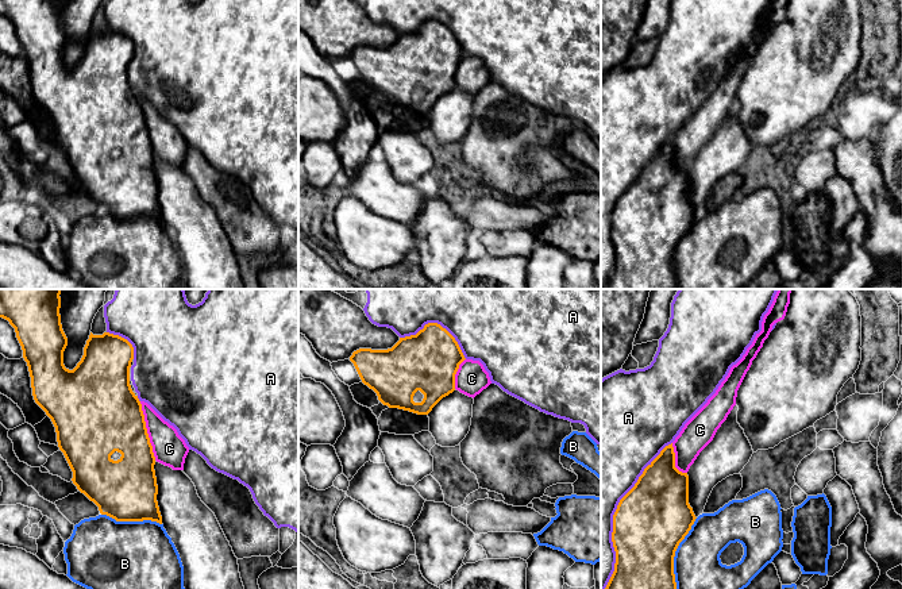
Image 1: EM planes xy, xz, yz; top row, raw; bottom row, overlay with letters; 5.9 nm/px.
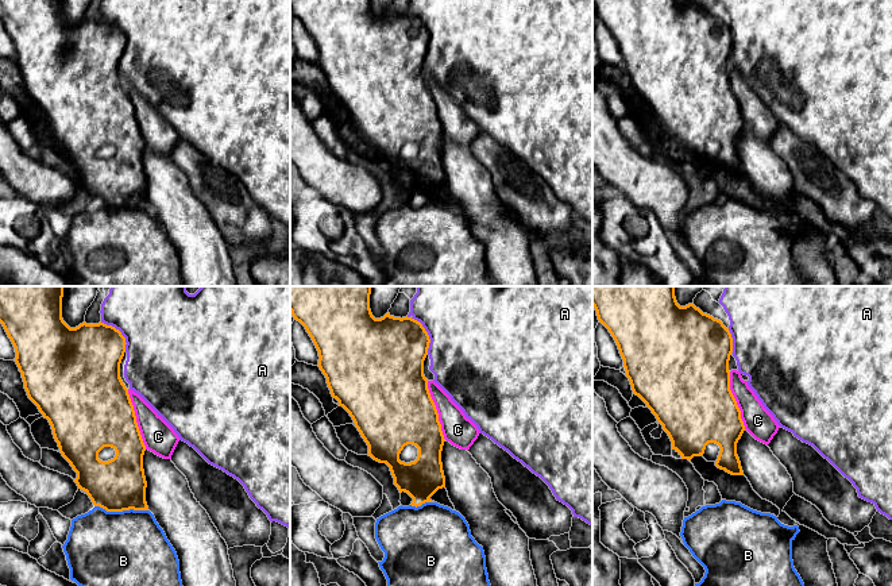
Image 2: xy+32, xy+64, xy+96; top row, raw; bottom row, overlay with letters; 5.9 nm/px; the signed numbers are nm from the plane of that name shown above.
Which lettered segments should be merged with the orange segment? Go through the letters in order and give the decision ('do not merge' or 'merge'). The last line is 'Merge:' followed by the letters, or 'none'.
A: do not merge
B: do not merge
C: do not merge
Merge: none

